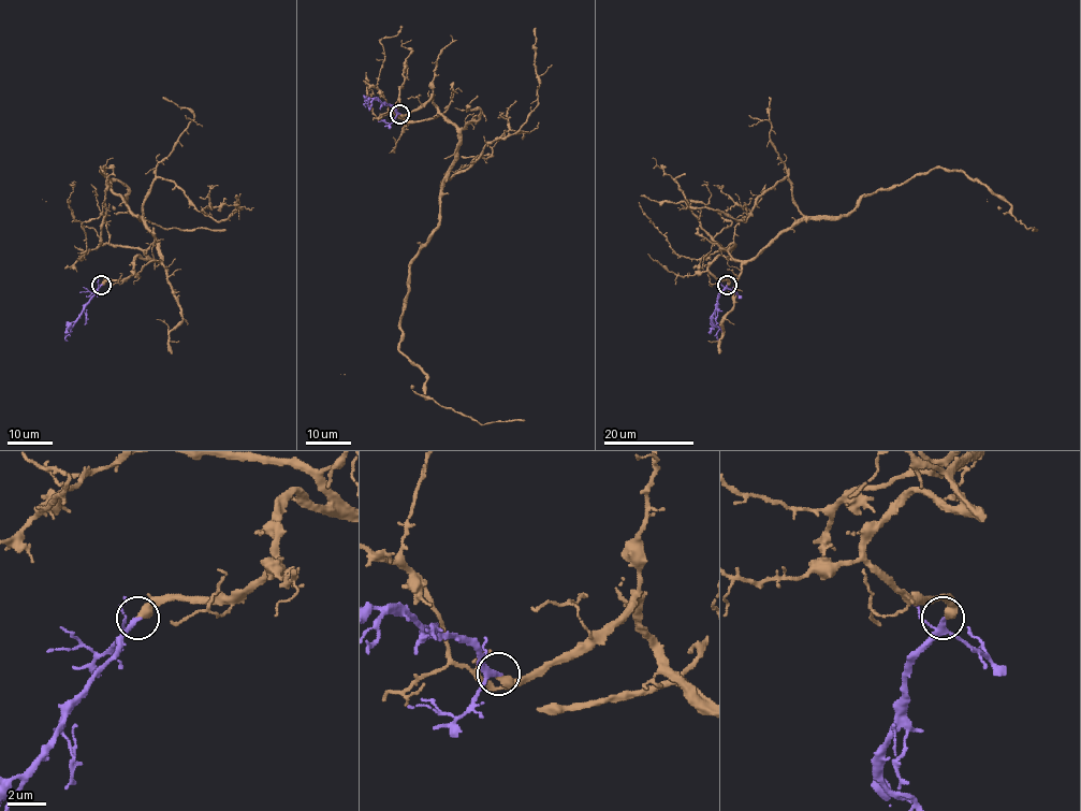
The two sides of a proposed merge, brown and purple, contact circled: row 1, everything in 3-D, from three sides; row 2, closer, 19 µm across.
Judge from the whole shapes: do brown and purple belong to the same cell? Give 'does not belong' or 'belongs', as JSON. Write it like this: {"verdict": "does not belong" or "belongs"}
{"verdict": "belongs"}

